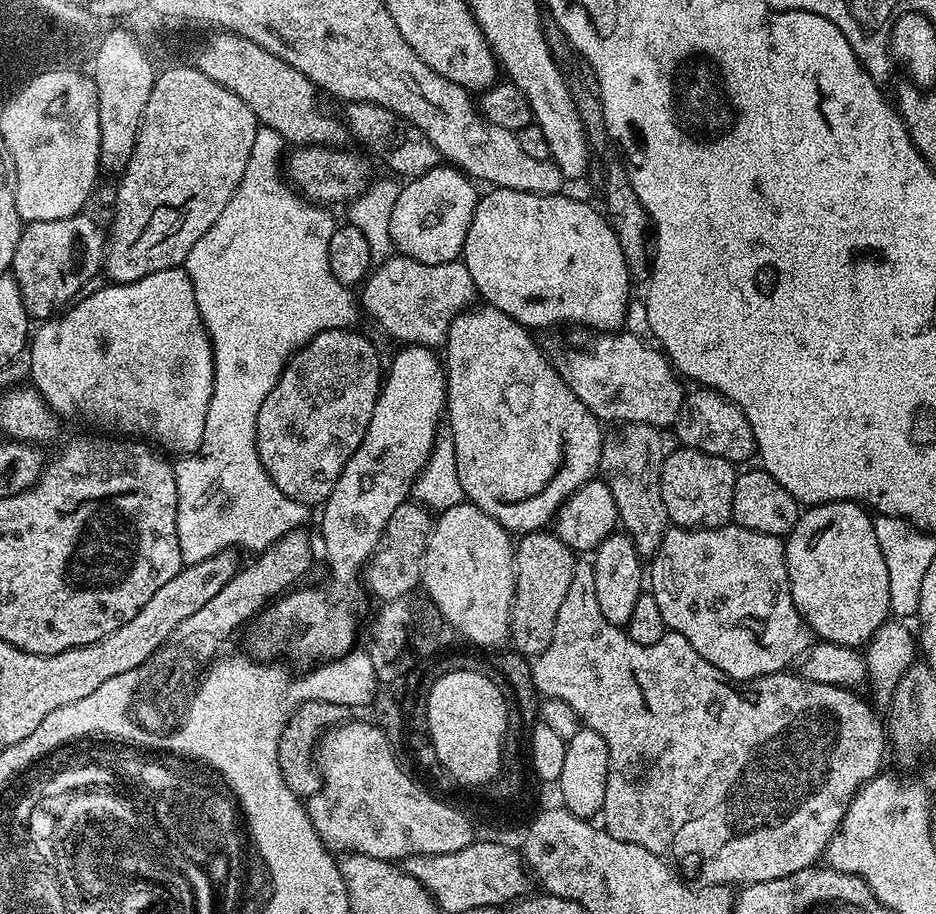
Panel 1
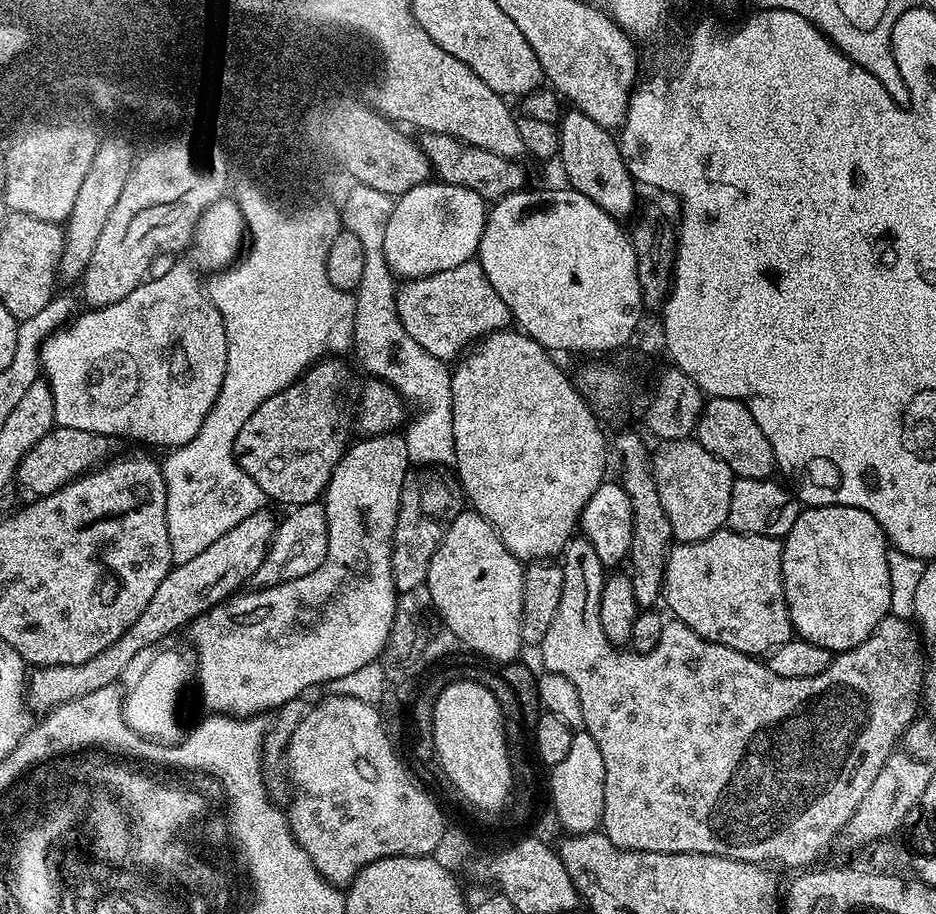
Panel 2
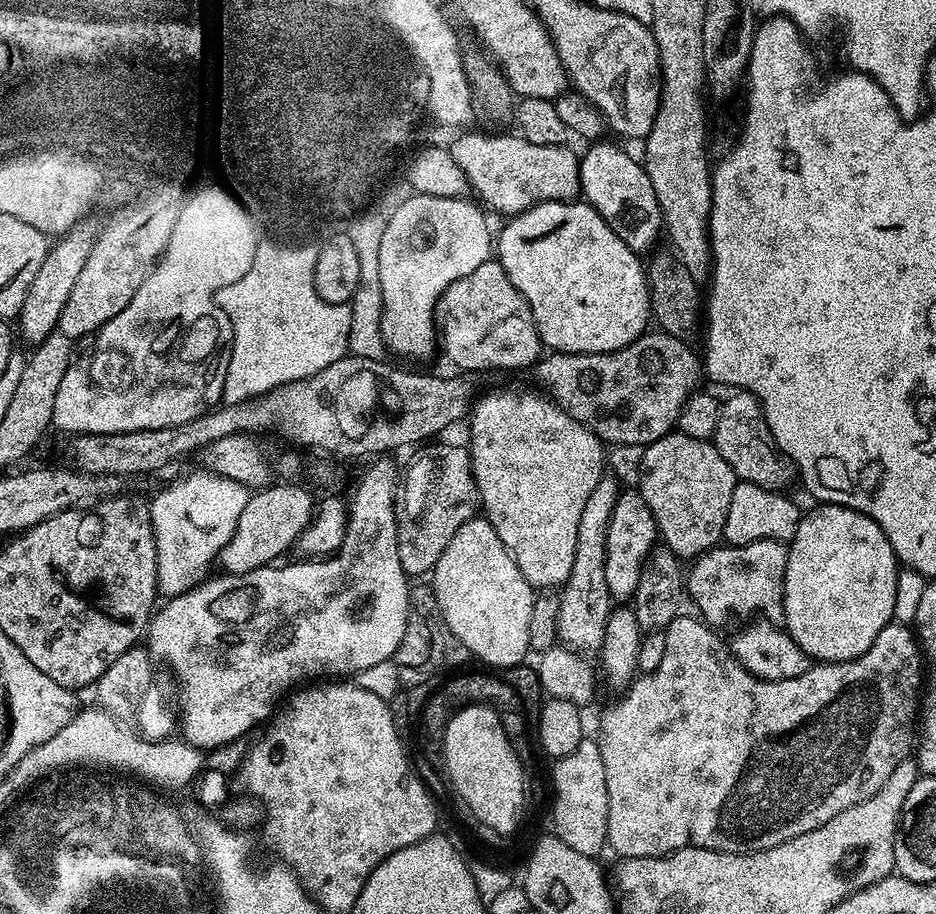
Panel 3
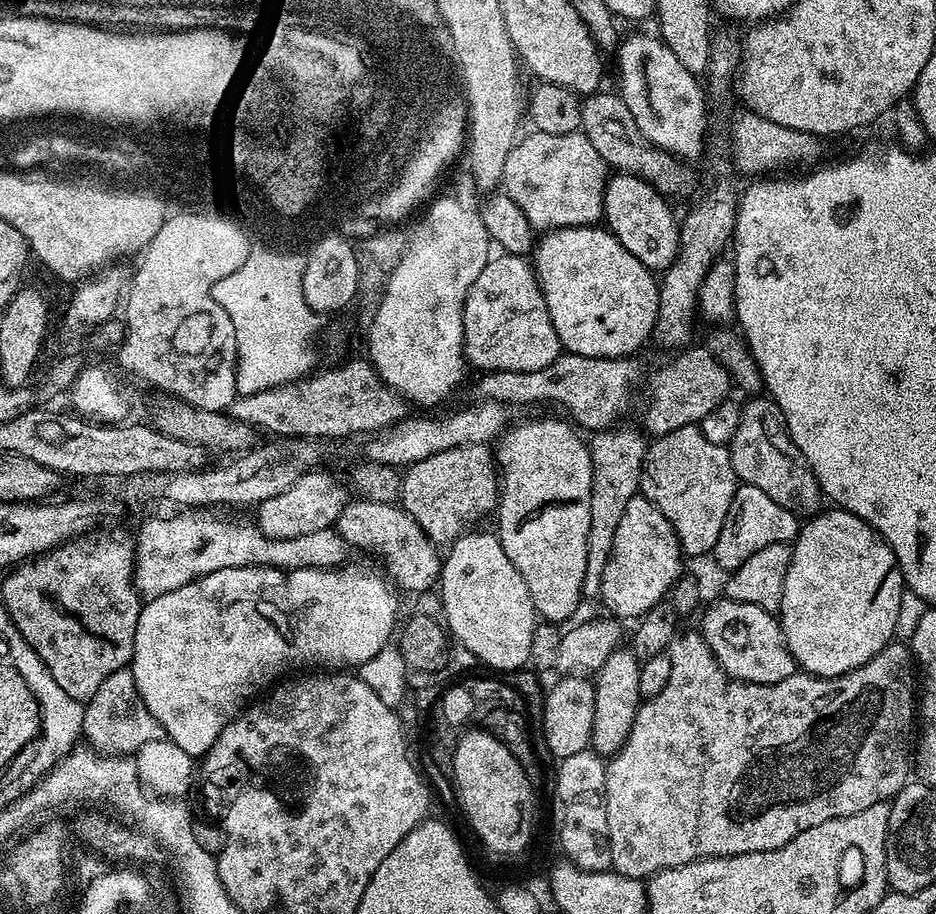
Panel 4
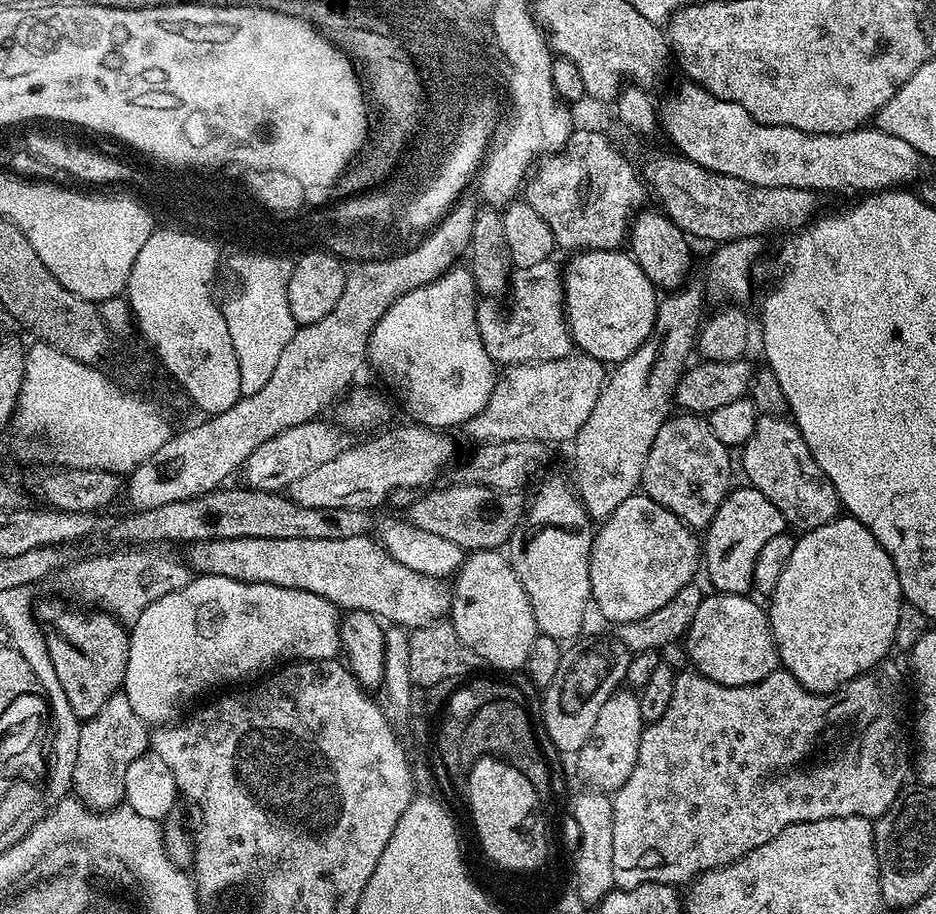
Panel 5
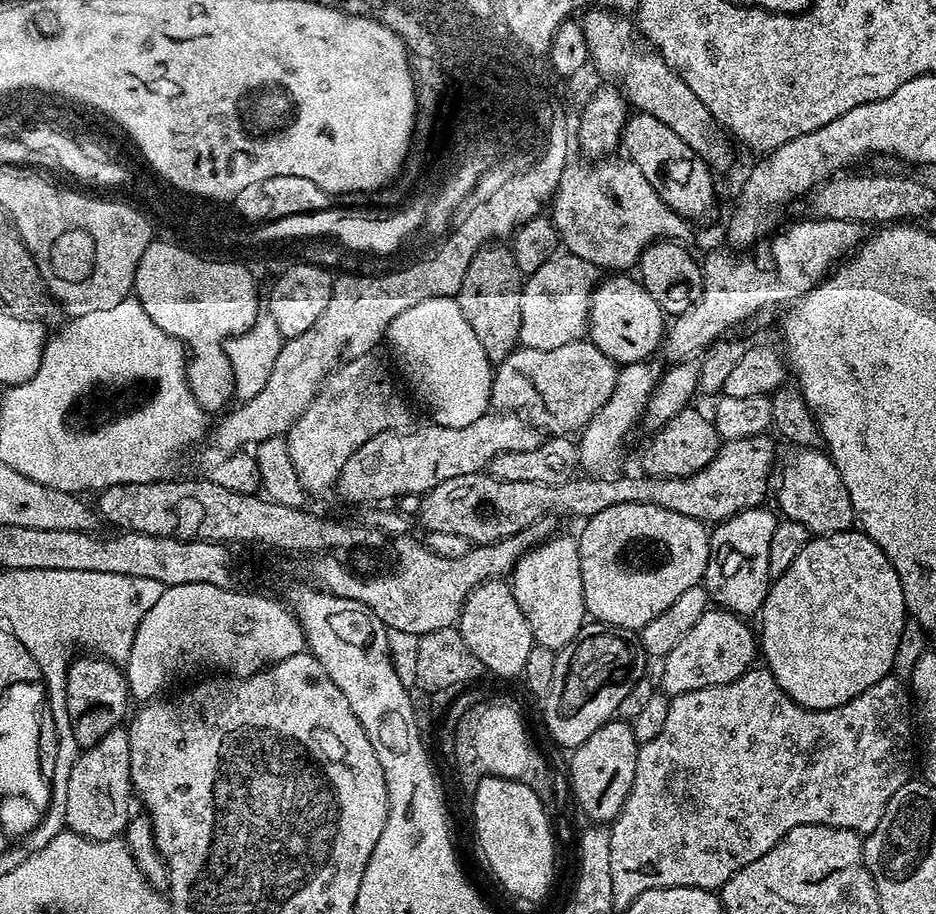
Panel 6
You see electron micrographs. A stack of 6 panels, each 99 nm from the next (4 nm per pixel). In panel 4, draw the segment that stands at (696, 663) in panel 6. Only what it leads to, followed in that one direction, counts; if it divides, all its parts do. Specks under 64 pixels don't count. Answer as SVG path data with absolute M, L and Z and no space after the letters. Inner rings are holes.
M721 598L717 604L706 608L703 609L704 617L700 620L698 631L726 675L741 680L743 684L773 684L782 682L782 678L790 678L798 671L790 646L786 646L779 619L773 613L750 602L727 598Z

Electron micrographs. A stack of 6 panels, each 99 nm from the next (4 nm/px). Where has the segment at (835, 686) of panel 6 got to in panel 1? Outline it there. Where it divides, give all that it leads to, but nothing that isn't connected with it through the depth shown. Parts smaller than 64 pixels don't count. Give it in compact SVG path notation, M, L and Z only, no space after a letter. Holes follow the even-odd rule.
M832 500L829 504L805 507L786 537L784 557L788 563L794 606L820 640L859 649L867 645L872 635L889 619L890 574L886 574L886 558L882 558L882 546L878 534L874 534L872 521L869 509L855 500Z

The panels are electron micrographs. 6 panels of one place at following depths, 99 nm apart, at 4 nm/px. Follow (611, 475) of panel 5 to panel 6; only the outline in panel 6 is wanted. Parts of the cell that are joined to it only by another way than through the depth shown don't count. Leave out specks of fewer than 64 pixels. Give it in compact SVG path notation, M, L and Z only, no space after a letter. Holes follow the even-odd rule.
M652 362L626 364L617 371L616 385L610 398L578 436L578 464L583 471L584 468L588 471L585 473L608 474L613 471L611 468L619 462L624 442L632 427L641 423L644 408L656 388L661 373L661 369L656 369Z

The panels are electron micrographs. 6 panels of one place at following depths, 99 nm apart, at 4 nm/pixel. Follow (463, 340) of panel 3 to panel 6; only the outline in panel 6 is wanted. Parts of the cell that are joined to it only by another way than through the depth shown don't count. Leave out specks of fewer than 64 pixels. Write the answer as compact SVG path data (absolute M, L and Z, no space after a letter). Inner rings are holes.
M557 254L551 260L542 262L538 270L527 273L522 290L519 343L534 350L554 350L557 346L566 346L566 342L585 339L588 303L592 300L592 289L601 276L601 269L571 254Z

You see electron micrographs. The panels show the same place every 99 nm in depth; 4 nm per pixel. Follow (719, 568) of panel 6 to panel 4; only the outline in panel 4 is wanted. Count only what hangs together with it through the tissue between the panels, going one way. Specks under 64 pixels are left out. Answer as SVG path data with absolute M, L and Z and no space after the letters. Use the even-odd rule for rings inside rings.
M740 484L734 494L734 502L730 502L730 510L726 510L726 522L722 522L722 530L718 533L718 542L714 549L716 564L725 570L742 566L750 554L758 554L762 546L771 544L787 544L795 541L800 533L801 521L786 506L778 506L770 494L758 490L758 486Z

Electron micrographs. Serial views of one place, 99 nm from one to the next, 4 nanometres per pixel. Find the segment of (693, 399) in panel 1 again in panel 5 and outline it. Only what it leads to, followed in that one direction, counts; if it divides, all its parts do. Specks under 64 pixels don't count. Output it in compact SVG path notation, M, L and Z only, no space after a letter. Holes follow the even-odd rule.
M760 416L754 426L754 434L750 434L750 438L743 444L740 454L738 464L739 467L740 464L744 467L744 472L748 475L747 483L762 494L766 494L766 498L770 498L770 502L774 502L774 506L778 506L778 510L782 510L785 521L791 527L793 524L794 527L800 528L796 530L817 528L841 515L842 505L830 478L826 478L826 474L822 474L818 462L812 457L812 451L806 446L802 434L791 419L784 416Z

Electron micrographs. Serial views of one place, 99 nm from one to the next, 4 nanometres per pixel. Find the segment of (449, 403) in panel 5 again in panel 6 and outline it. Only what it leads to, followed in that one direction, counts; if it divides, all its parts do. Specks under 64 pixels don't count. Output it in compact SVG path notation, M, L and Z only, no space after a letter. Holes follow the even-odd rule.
M439 296L410 306L410 310L398 314L398 318L390 322L387 344L397 370L432 415L429 416L431 423L457 428L470 426L470 422L478 422L478 418L489 415L494 364L482 350L478 334L474 334L470 322L466 322L459 299Z

